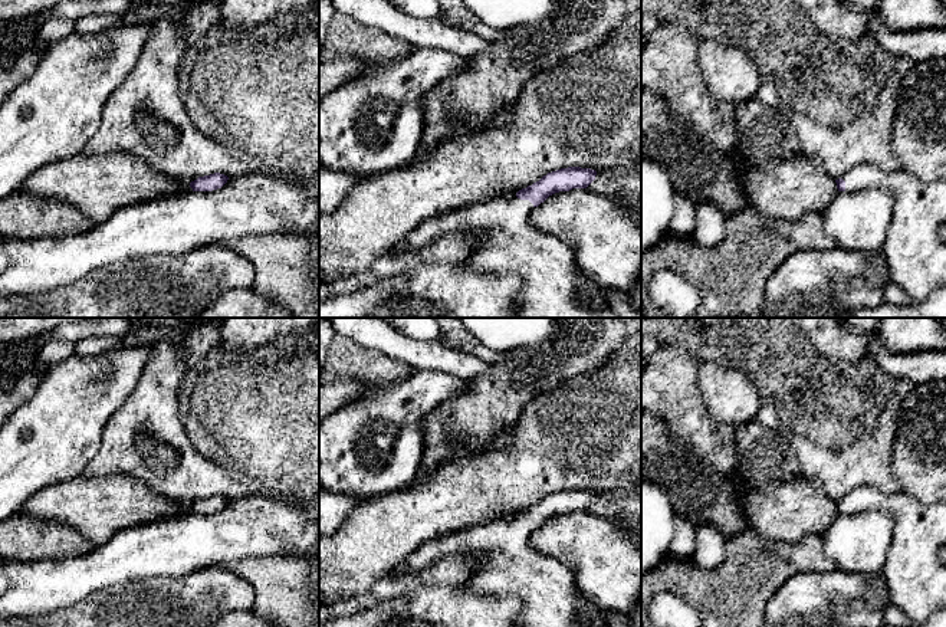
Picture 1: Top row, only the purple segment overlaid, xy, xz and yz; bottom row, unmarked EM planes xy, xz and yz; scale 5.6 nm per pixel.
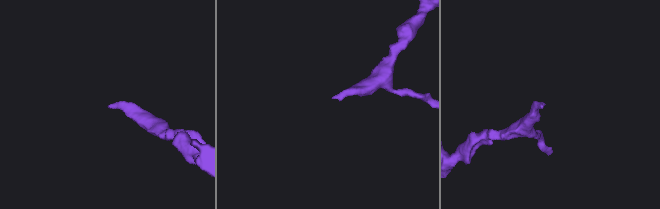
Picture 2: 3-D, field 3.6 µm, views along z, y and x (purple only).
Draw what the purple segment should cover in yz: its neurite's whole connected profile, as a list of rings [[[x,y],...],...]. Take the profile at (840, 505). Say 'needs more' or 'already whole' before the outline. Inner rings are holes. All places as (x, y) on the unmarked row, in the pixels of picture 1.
needs more; [[[863,486],[835,502],[838,513],[884,511],[893,516],[893,538],[881,569],[888,587],[890,604],[906,613],[911,624],[922,624],[946,607],[946,502],[923,503],[911,493],[886,495],[874,486]]]

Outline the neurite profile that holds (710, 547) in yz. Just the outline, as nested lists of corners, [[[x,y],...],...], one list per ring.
[[[696,526],[693,561],[704,571],[716,569],[726,557],[726,538],[713,526]]]

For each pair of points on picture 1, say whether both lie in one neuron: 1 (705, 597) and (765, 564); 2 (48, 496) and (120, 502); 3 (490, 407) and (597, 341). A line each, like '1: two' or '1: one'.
1: one
2: one
3: one

